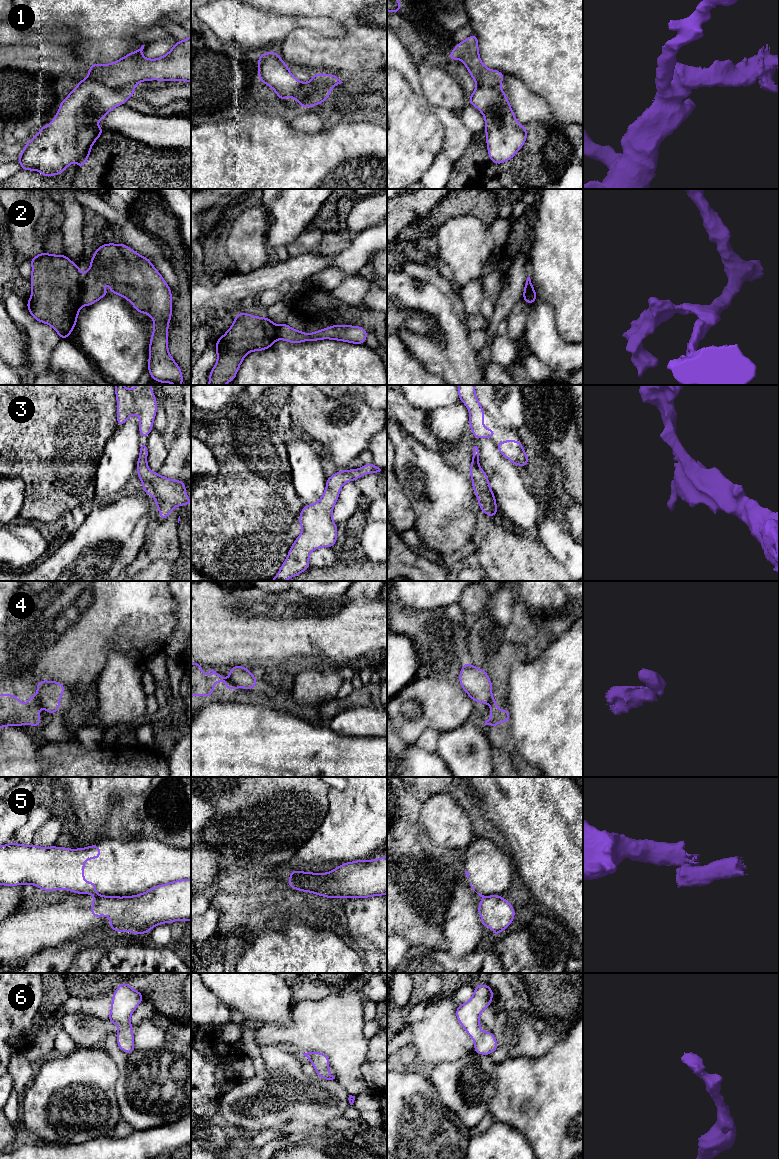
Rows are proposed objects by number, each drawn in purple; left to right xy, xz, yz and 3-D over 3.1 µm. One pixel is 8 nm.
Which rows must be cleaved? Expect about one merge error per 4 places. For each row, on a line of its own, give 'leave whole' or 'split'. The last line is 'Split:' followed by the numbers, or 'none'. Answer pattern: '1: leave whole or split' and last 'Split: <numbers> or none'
1: split
2: split
3: leave whole
4: split
5: split
6: leave whole
Split: 1, 2, 4, 5

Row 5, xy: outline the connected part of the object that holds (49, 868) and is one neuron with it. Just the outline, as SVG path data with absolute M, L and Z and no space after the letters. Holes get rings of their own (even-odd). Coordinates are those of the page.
M8 843L0 846L0 885L35 885L44 891L53 891L56 889L72 890L71 895L75 894L94 894L101 896L95 891L97 883L84 881L84 863L89 858L98 859L101 855L101 849L97 844L86 848L69 849L64 847L38 847L34 844L20 845L18 843Z

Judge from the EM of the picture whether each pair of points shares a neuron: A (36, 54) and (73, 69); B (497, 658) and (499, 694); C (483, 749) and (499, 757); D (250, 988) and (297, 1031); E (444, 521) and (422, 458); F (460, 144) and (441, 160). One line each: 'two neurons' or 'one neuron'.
A: one neuron
B: one neuron
C: two neurons
D: two neurons
E: one neuron
F: two neurons

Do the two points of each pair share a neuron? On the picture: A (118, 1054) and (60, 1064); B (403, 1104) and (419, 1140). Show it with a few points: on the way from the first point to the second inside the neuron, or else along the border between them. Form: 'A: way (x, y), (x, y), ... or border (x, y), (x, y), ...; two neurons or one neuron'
A: border (108, 1052), (116, 1064), (118, 1077); two neurons
B: way (403, 1113), (403, 1124), (410, 1131); one neuron

